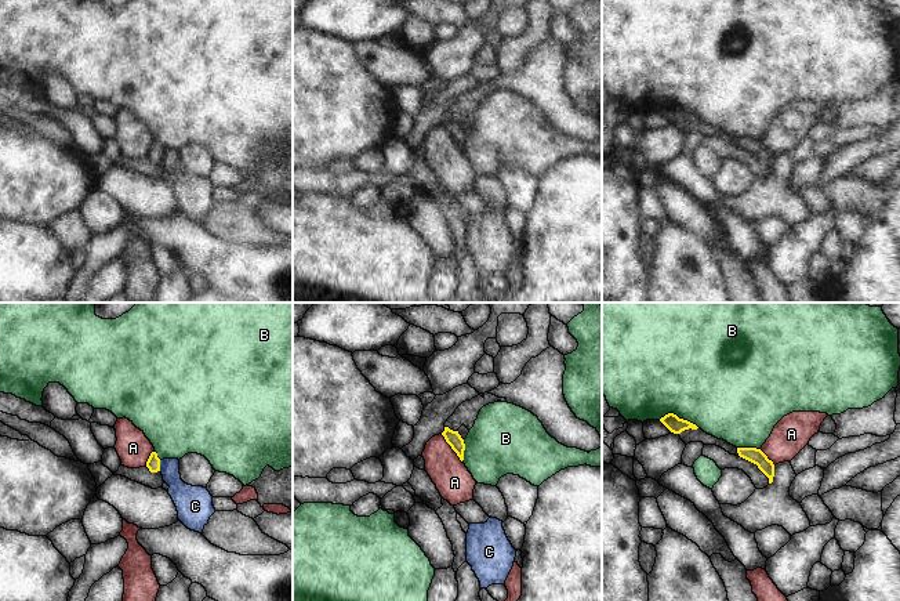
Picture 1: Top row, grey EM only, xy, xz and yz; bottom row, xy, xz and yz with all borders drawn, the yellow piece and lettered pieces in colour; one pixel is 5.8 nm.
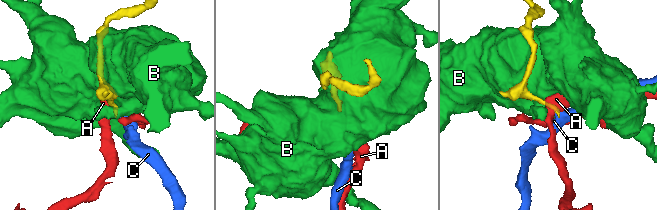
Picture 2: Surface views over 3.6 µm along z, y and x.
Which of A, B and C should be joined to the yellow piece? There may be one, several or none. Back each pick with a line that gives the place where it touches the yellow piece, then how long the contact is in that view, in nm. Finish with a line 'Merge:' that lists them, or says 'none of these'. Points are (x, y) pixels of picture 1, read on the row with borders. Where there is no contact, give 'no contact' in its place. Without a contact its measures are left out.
Merge: none of these

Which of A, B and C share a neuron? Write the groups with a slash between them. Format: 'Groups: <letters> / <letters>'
Groups: A / B / C

